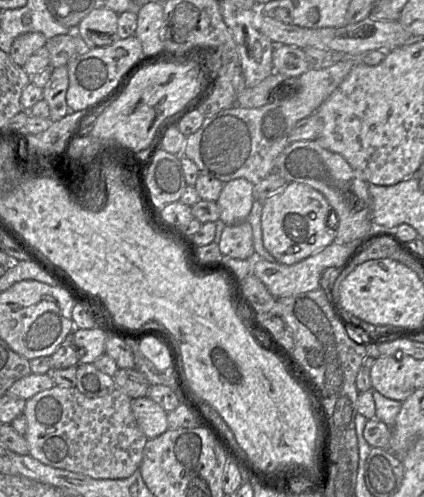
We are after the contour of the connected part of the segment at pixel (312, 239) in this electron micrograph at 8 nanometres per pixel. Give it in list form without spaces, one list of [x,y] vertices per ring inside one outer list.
[[[288,183],[283,190],[263,201],[261,227],[264,247],[277,263],[298,263],[334,242],[337,226],[334,216],[321,192],[306,184]]]

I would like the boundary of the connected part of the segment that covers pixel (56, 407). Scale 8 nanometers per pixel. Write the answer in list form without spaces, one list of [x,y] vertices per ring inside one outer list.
[[[54,385],[52,388],[44,390],[35,394],[33,397],[26,400],[23,415],[26,417],[27,429],[25,433],[25,439],[29,447],[29,455],[37,459],[45,465],[49,465],[55,468],[69,470],[77,472],[94,479],[124,479],[130,477],[140,467],[143,450],[148,438],[139,428],[136,419],[131,409],[131,398],[128,397],[120,389],[115,388],[113,392],[108,395],[98,398],[88,398],[82,394],[76,387],[63,387]]]

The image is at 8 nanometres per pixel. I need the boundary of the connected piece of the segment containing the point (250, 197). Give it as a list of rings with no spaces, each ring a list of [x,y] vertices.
[[[245,178],[225,183],[217,200],[220,219],[226,225],[245,221],[254,201],[254,185]]]

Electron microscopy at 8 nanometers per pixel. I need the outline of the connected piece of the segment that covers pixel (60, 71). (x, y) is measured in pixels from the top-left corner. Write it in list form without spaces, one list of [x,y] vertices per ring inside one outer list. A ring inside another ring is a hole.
[[[57,67],[50,70],[50,78],[43,88],[43,100],[49,108],[49,118],[52,122],[61,120],[69,113],[65,96],[68,89],[67,67]]]

